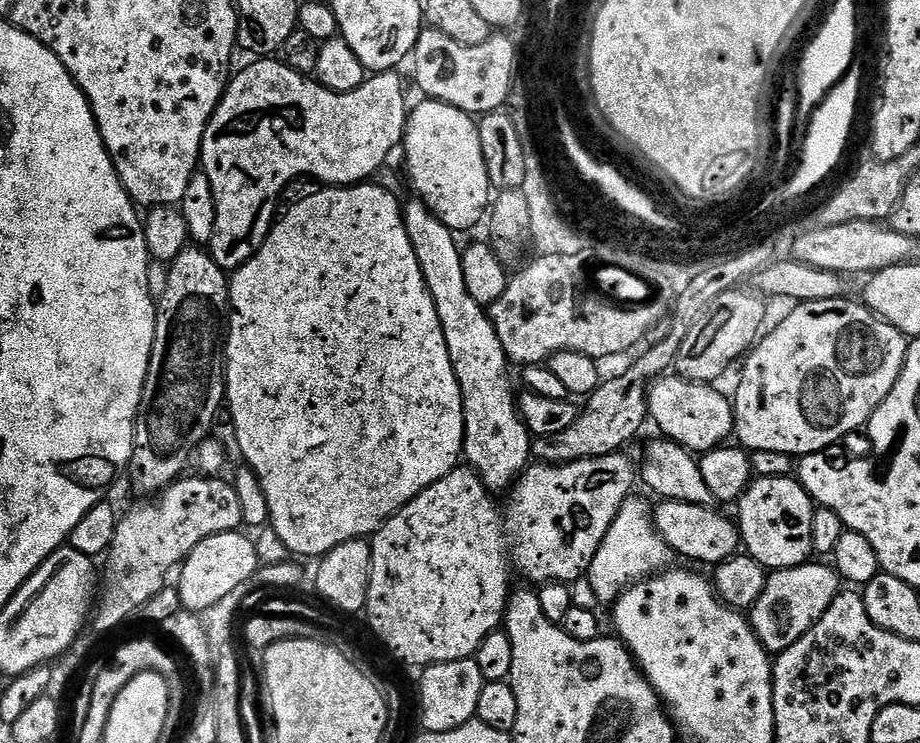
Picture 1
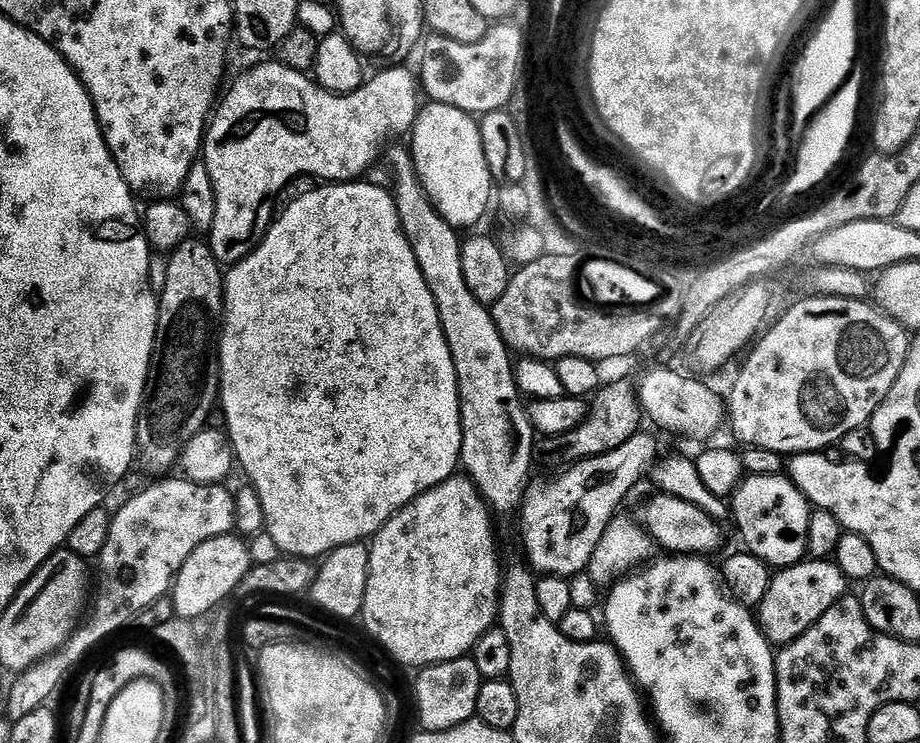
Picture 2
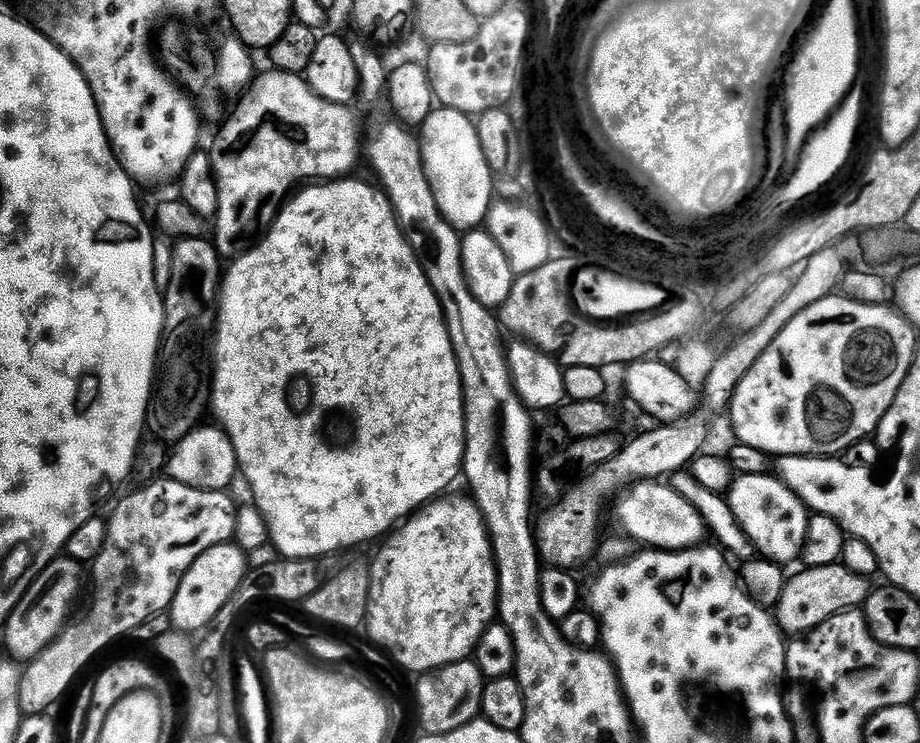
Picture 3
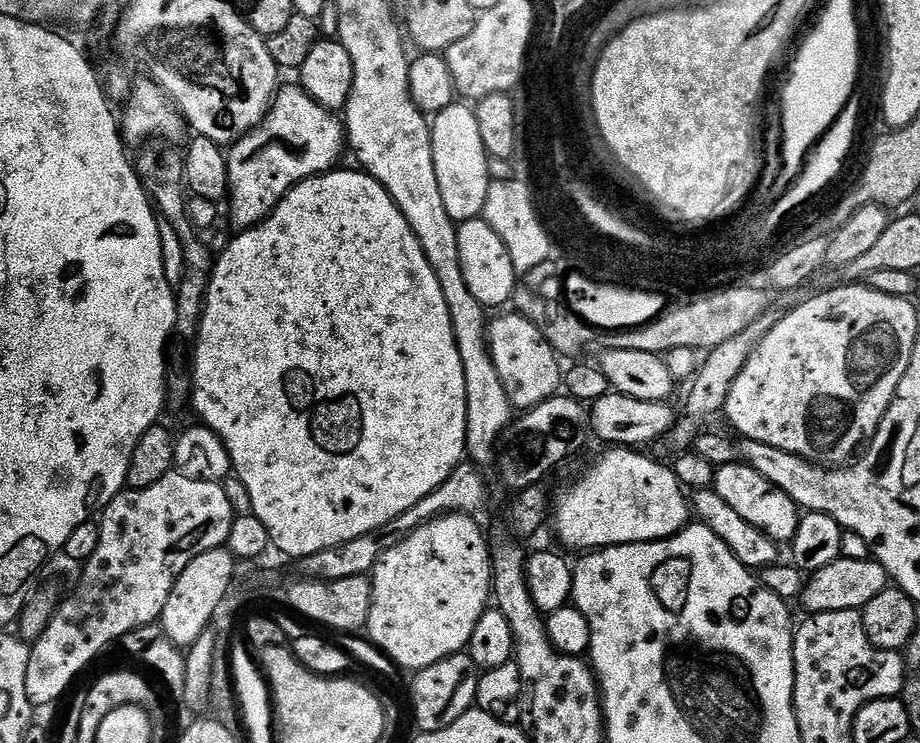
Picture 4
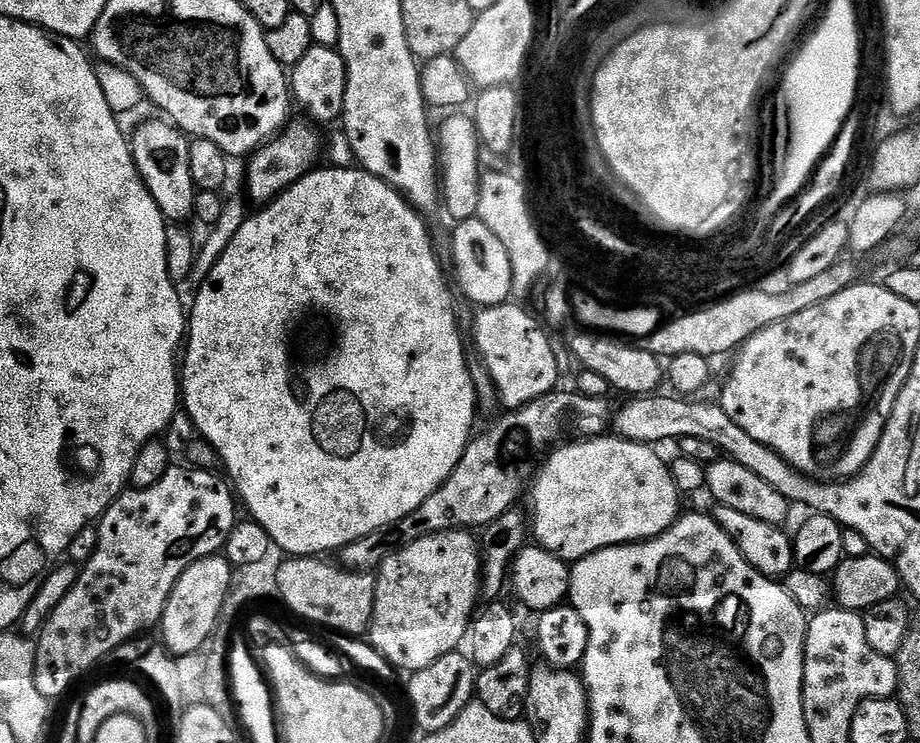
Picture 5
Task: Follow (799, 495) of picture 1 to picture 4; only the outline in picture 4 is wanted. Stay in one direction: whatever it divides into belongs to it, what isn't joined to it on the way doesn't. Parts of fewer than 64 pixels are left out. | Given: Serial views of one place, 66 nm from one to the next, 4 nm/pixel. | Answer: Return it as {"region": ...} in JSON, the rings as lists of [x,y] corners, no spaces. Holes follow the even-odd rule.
{"region":[[[743,462],[724,464],[715,469],[714,491],[731,509],[750,526],[762,531],[776,544],[787,545],[795,538],[802,517],[801,509],[778,486],[766,482],[757,472]]]}

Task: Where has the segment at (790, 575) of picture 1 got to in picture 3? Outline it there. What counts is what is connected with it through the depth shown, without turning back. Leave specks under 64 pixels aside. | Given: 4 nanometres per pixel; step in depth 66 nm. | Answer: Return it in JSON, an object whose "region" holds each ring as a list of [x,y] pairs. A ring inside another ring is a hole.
{"region":[[[840,562],[805,567],[801,571],[787,581],[774,607],[776,623],[785,634],[806,633],[834,614],[859,609],[870,591],[869,577],[852,572]]]}

